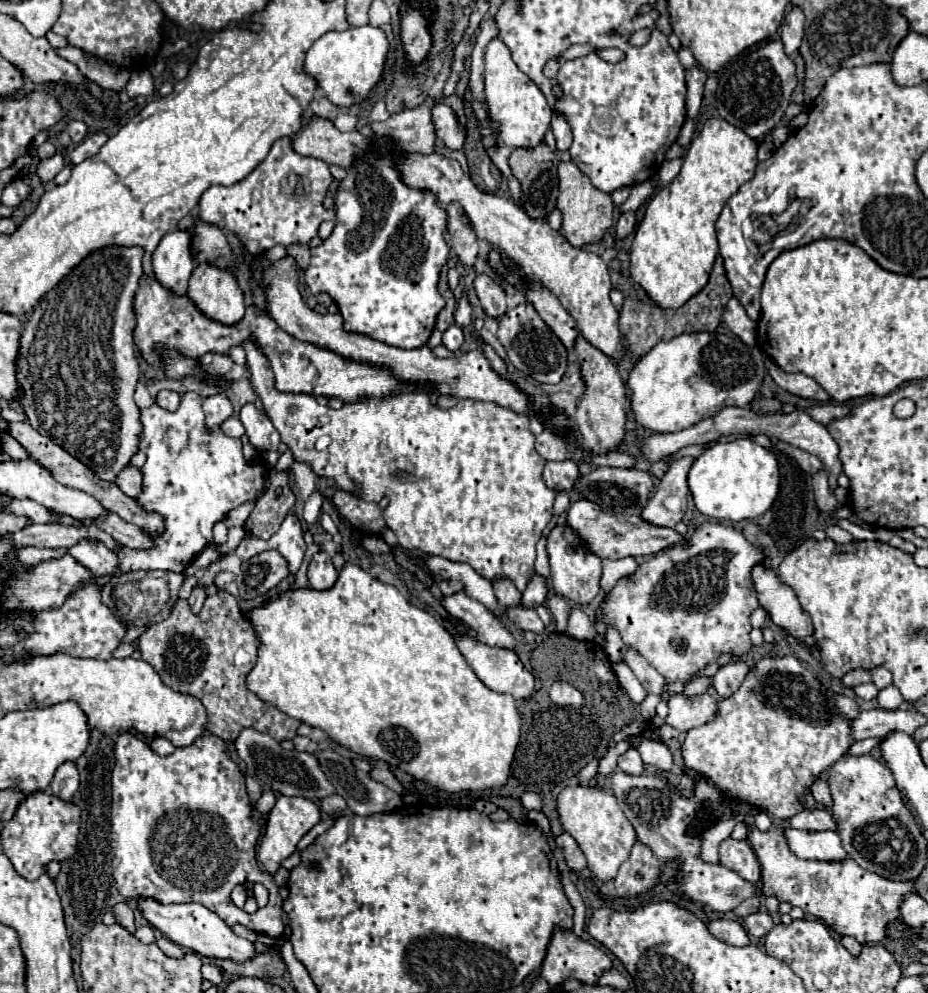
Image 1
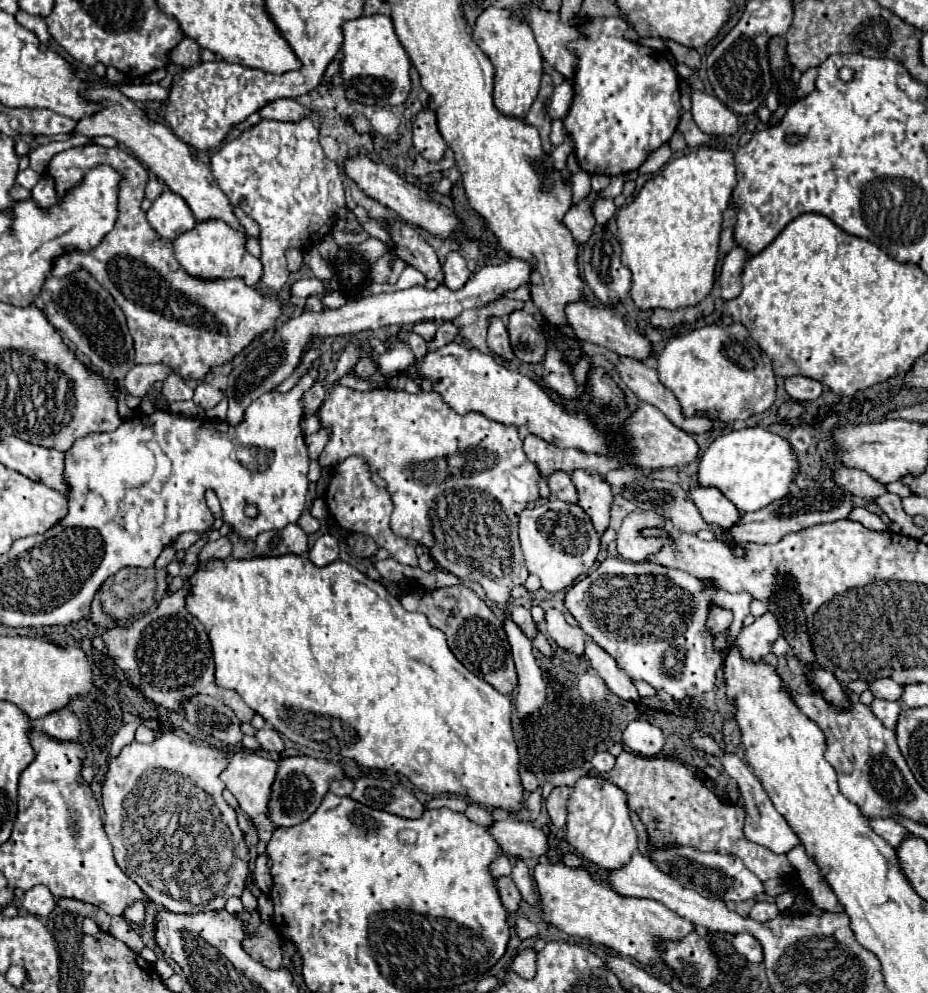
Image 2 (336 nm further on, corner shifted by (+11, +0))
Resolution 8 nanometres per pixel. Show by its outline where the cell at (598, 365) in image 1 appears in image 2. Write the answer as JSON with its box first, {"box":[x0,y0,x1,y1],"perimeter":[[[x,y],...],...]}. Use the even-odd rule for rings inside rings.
{"box":[573,469,613,535],"perimeter":[[[583,469],[573,471],[573,485],[579,495],[579,507],[591,517],[595,531],[603,535],[609,525],[609,505],[613,501],[611,485],[597,473],[589,473]]]}

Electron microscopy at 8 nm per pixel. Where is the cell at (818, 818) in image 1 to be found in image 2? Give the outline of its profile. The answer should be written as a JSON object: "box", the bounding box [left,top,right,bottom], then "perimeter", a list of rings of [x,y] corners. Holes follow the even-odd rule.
{"box":[869,817,909,847],"perimeter":[[[869,817],[869,825],[871,829],[881,835],[891,847],[897,847],[903,837],[909,833],[905,827],[901,827],[899,823],[895,823],[893,819],[875,819],[875,817]]]}

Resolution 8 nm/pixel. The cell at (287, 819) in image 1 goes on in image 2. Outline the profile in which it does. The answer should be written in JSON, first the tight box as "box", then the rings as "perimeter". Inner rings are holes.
{"box":[221,751,277,843],"perimeter":[[[239,751],[239,753],[235,753],[231,757],[227,769],[221,773],[221,781],[235,795],[235,799],[239,801],[239,807],[251,817],[259,841],[265,841],[265,843],[269,843],[269,839],[273,837],[273,833],[277,829],[275,823],[269,817],[269,813],[271,813],[269,811],[271,785],[275,781],[275,773],[277,773],[277,763],[275,761],[271,761],[267,757],[261,757],[261,755],[255,755],[251,751]]]}

